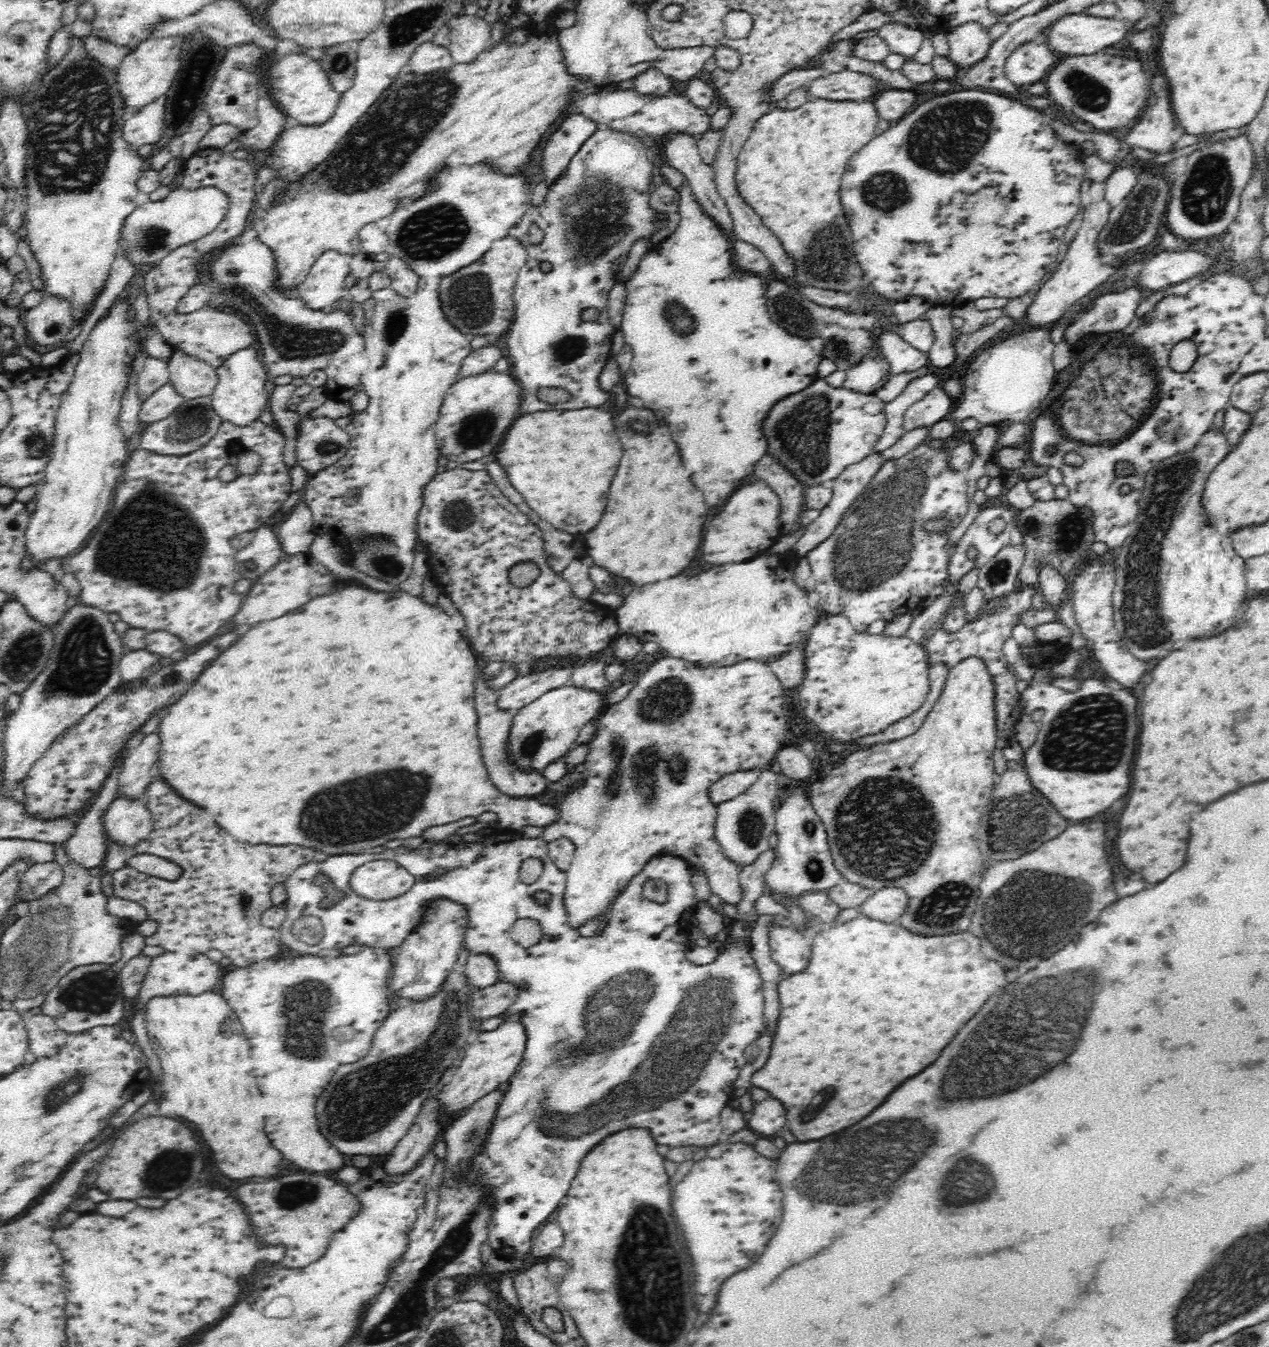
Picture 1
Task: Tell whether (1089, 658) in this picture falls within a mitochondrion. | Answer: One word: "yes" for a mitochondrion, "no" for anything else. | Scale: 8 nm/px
no

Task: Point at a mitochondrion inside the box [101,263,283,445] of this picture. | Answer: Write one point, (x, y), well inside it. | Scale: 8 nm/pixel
(230, 291)

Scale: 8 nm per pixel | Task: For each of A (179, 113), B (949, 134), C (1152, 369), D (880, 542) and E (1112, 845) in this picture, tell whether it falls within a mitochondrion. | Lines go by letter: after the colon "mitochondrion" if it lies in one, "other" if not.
A: other
B: mitochondrion
C: other
D: mitochondrion
E: other

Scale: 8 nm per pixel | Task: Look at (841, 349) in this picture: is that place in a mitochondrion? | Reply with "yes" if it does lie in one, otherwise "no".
yes

